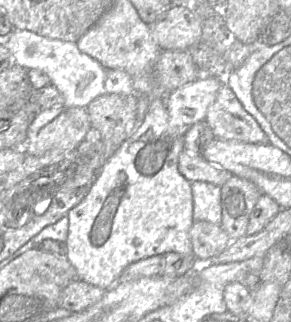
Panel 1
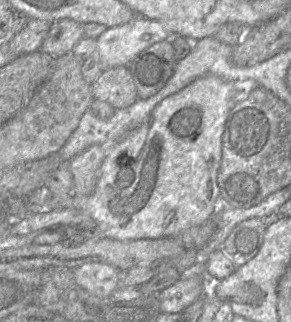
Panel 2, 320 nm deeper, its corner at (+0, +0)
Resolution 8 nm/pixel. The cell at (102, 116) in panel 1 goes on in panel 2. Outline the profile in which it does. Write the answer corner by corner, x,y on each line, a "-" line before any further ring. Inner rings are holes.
116,66
104,70
91,83
94,100
109,103
114,109
132,105
137,99
133,77
126,66

